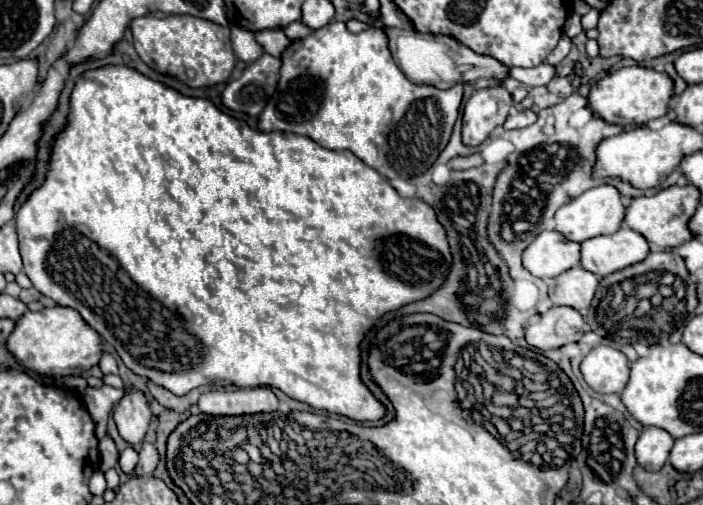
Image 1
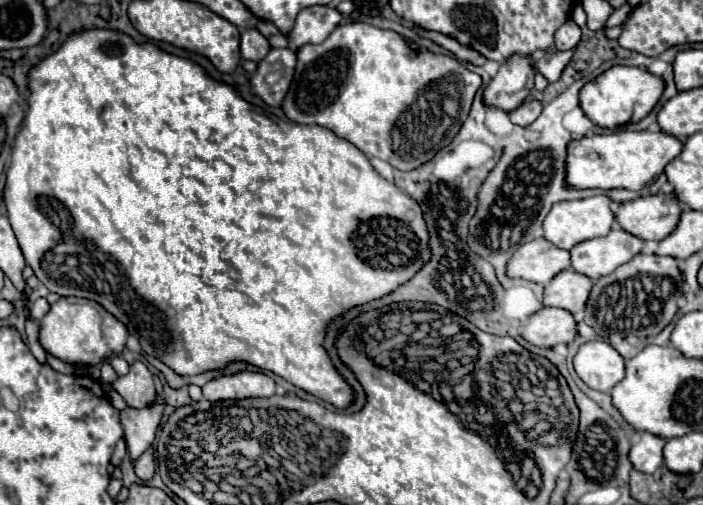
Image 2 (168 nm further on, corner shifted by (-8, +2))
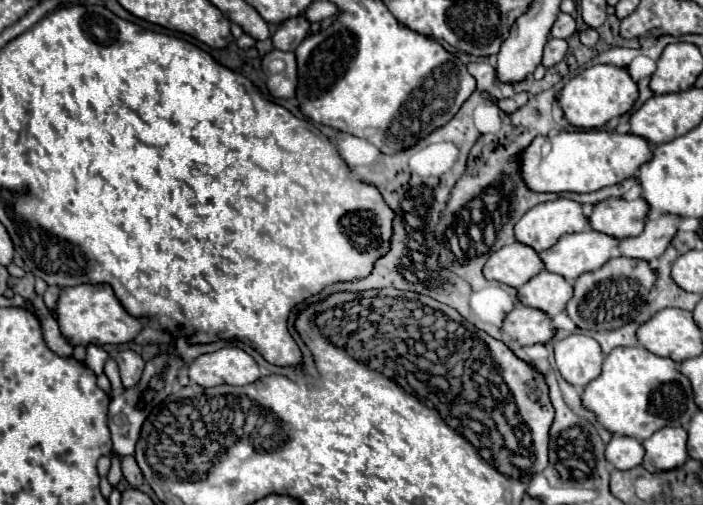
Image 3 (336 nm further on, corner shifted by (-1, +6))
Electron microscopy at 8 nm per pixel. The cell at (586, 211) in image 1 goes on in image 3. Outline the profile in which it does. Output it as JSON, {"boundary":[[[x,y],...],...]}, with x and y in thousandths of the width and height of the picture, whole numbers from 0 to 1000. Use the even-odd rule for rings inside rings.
{"boundary":[[[794,390],[754,414],[754,422],[737,438],[731,461],[740,481],[774,497],[791,485],[799,465],[834,453],[839,453],[839,442],[828,406],[814,394]]]}

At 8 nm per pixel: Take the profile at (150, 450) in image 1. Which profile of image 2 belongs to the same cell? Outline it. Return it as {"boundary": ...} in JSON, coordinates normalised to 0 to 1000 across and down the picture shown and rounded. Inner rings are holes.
{"boundary":[[[206,893],[195,913],[192,913],[192,937],[201,952],[212,952],[220,937],[220,917],[218,917],[218,905],[212,893]]]}

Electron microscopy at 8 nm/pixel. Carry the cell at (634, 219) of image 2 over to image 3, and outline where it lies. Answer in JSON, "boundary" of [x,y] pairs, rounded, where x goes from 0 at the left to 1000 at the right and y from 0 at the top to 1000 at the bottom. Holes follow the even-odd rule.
{"boundary":[[[913,390],[902,398],[859,394],[848,402],[839,426],[839,450],[879,473],[908,469],[908,461],[913,461],[919,446],[922,422],[925,422],[925,406]]]}

